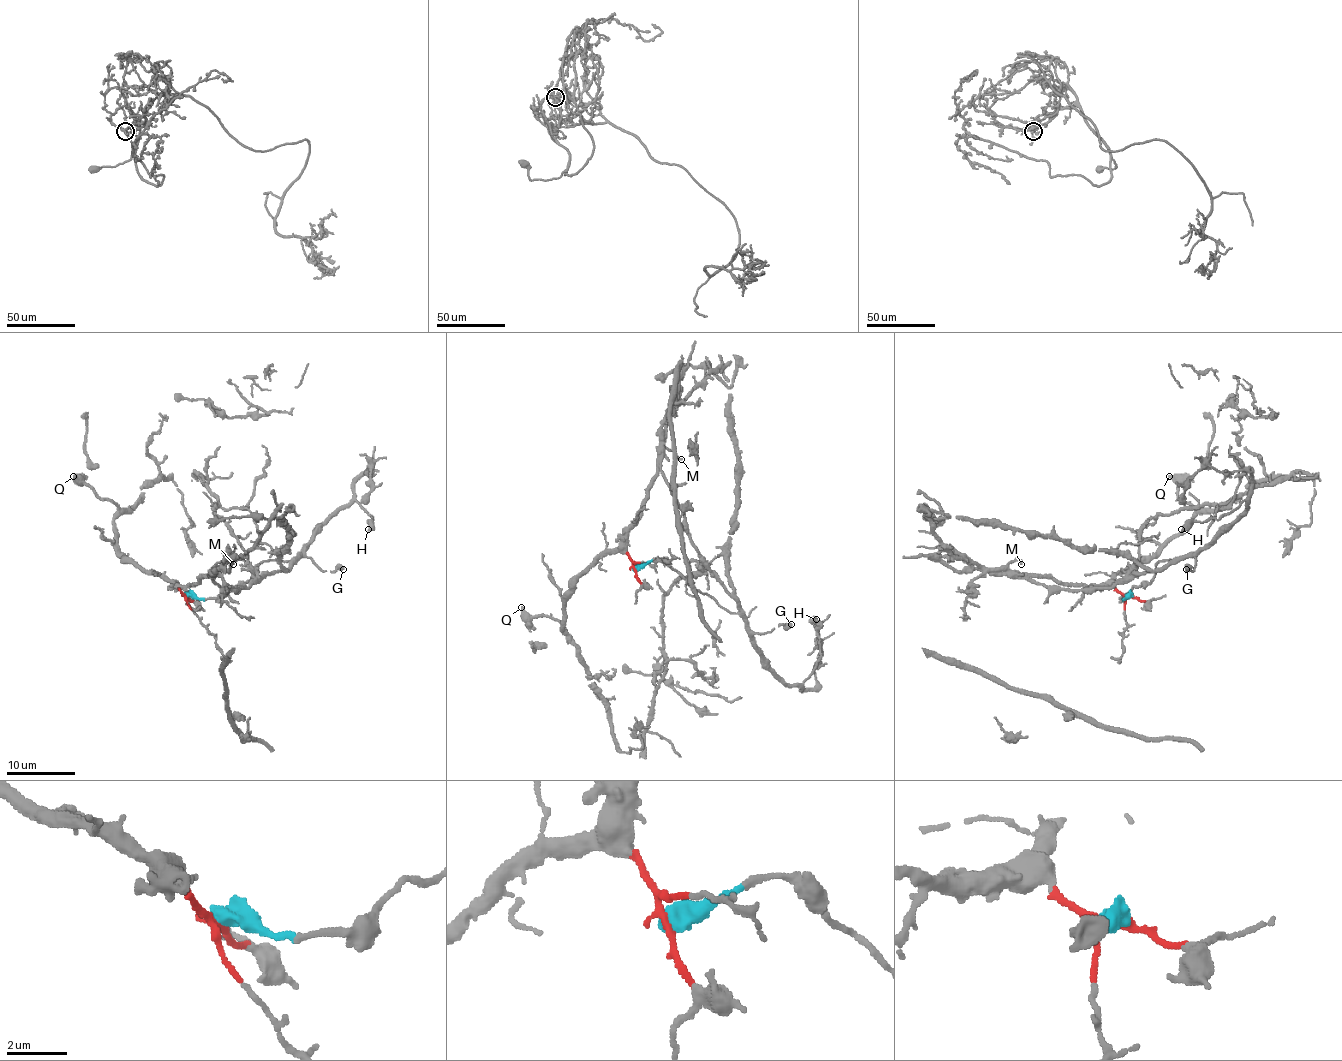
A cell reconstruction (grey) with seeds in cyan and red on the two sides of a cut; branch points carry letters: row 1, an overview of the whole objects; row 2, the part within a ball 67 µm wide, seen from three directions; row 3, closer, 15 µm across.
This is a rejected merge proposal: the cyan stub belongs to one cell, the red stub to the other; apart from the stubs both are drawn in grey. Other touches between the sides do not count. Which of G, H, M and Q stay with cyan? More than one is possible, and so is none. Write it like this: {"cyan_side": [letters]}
{"cyan_side": ["G", "H"]}

